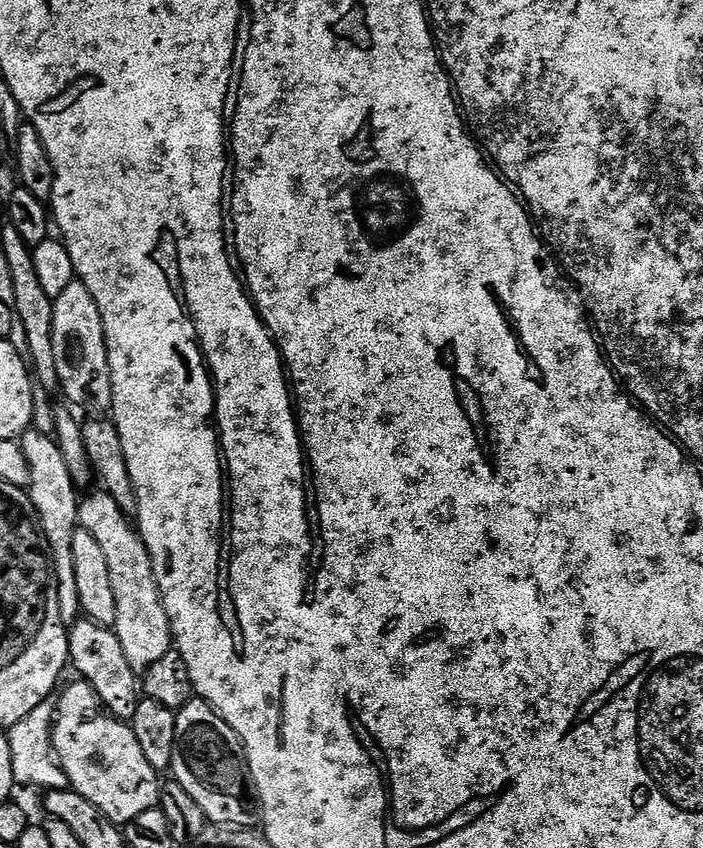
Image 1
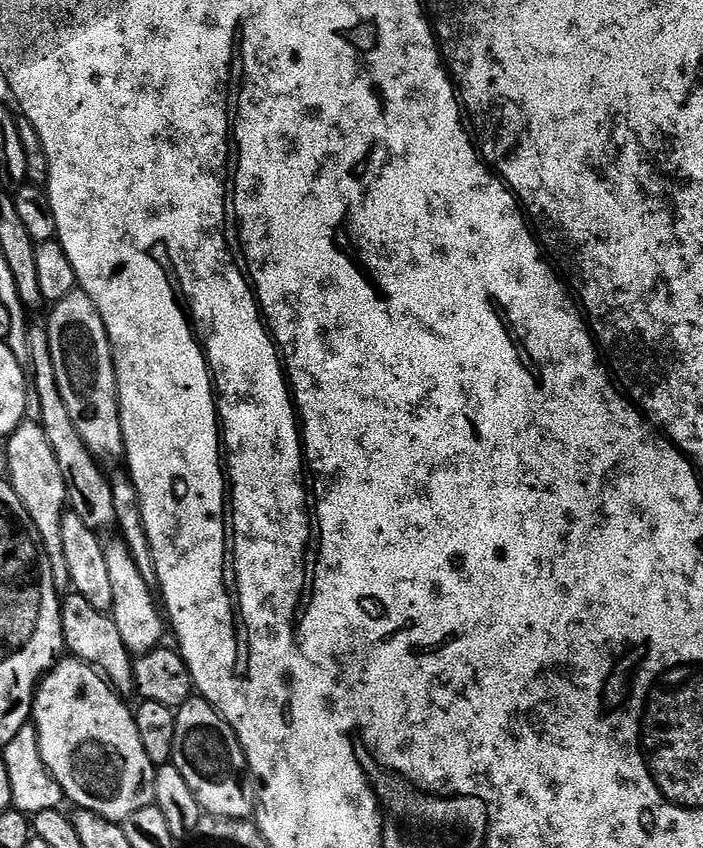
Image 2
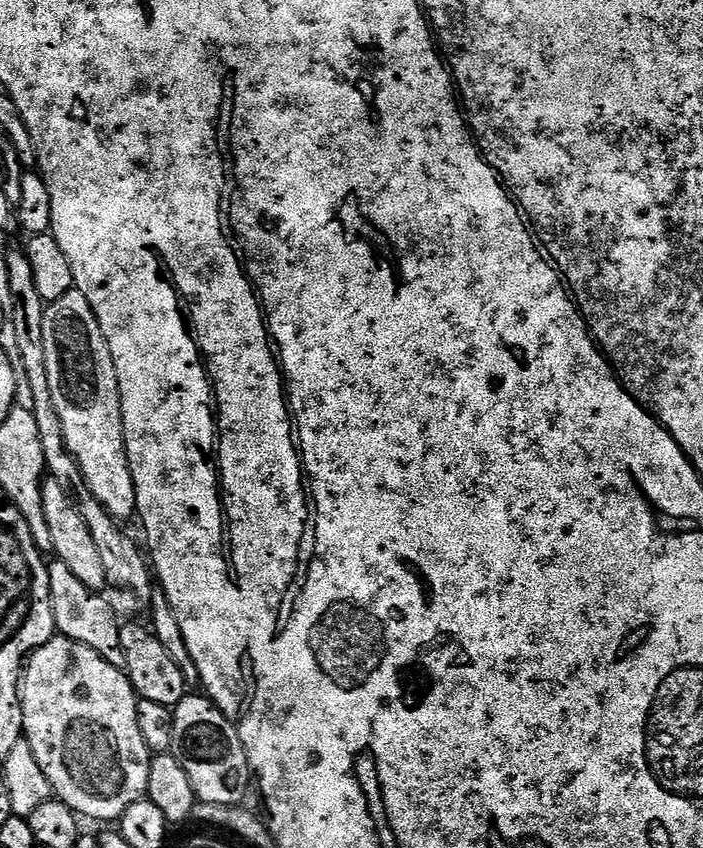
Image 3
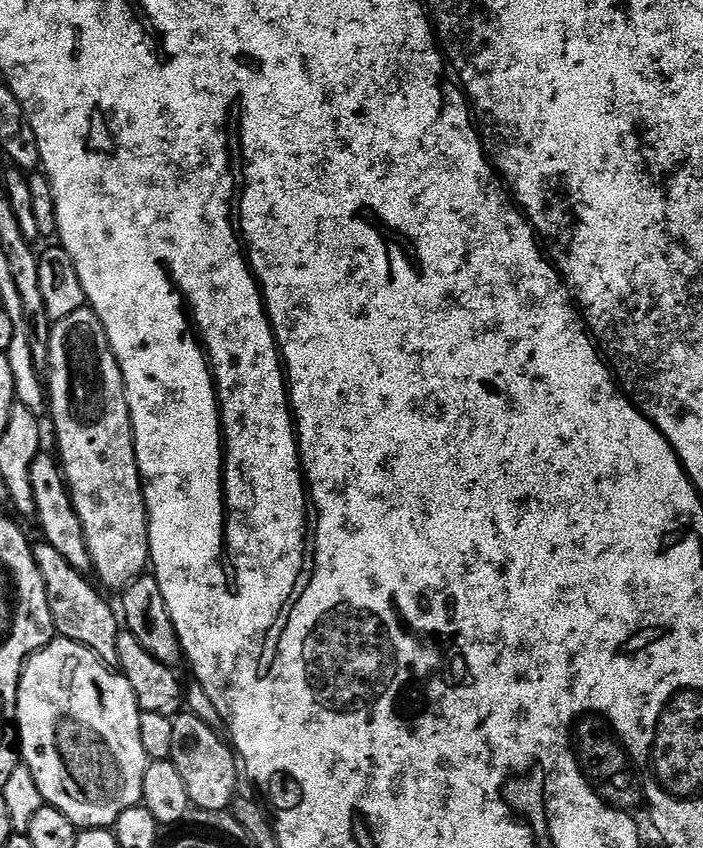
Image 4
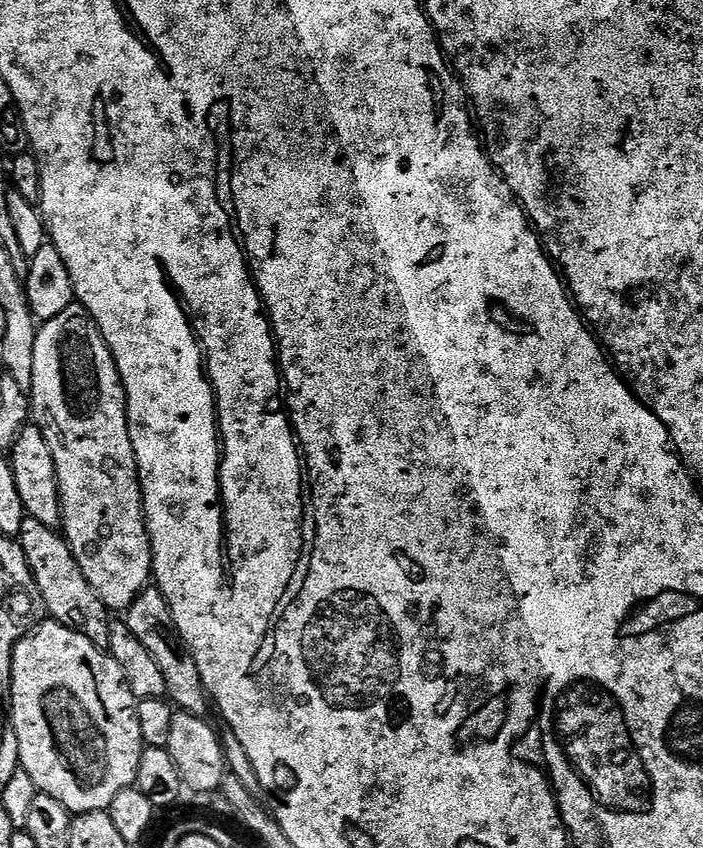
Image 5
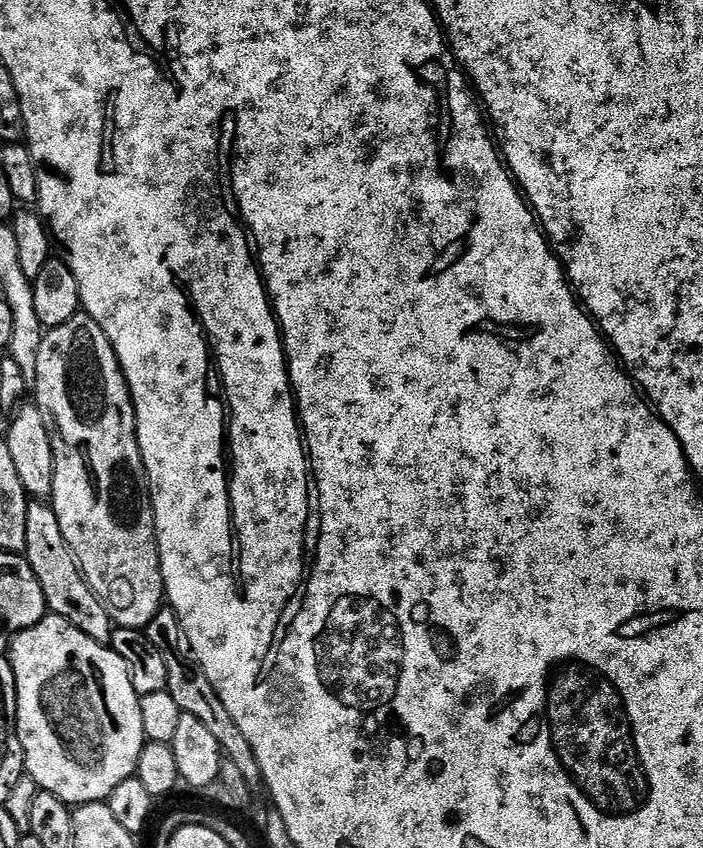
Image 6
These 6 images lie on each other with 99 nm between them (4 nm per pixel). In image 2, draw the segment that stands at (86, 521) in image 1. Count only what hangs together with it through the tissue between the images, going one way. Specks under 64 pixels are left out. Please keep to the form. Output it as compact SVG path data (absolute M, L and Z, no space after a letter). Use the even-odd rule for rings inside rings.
M120 538L107 541L104 544L106 554L106 570L110 574L110 586L114 590L114 602L110 613L112 621L118 626L118 634L122 634L122 642L126 642L129 652L143 654L151 652L161 643L166 632L166 620L162 615L161 605L158 603L154 591L142 578L141 571L135 565L134 558L127 545Z

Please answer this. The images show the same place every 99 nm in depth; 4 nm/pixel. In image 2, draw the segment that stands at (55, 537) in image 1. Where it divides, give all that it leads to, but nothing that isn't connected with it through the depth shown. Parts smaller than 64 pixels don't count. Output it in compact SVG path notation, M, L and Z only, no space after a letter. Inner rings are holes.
M25 419L19 424L6 440L8 453L7 479L13 490L22 498L22 506L30 514L34 526L42 534L55 533L60 526L60 517L66 511L69 503L68 483L64 480L62 470L59 469L58 459L44 433L44 428L35 419Z

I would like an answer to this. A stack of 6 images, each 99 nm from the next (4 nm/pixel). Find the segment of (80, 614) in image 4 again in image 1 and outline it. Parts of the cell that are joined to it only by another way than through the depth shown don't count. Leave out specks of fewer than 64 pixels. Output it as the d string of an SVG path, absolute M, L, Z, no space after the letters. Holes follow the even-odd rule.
M81 618L68 628L68 658L71 667L76 667L76 676L98 694L105 713L117 720L131 722L134 710L138 710L142 699L141 677L130 666L111 627L99 624L87 618Z

